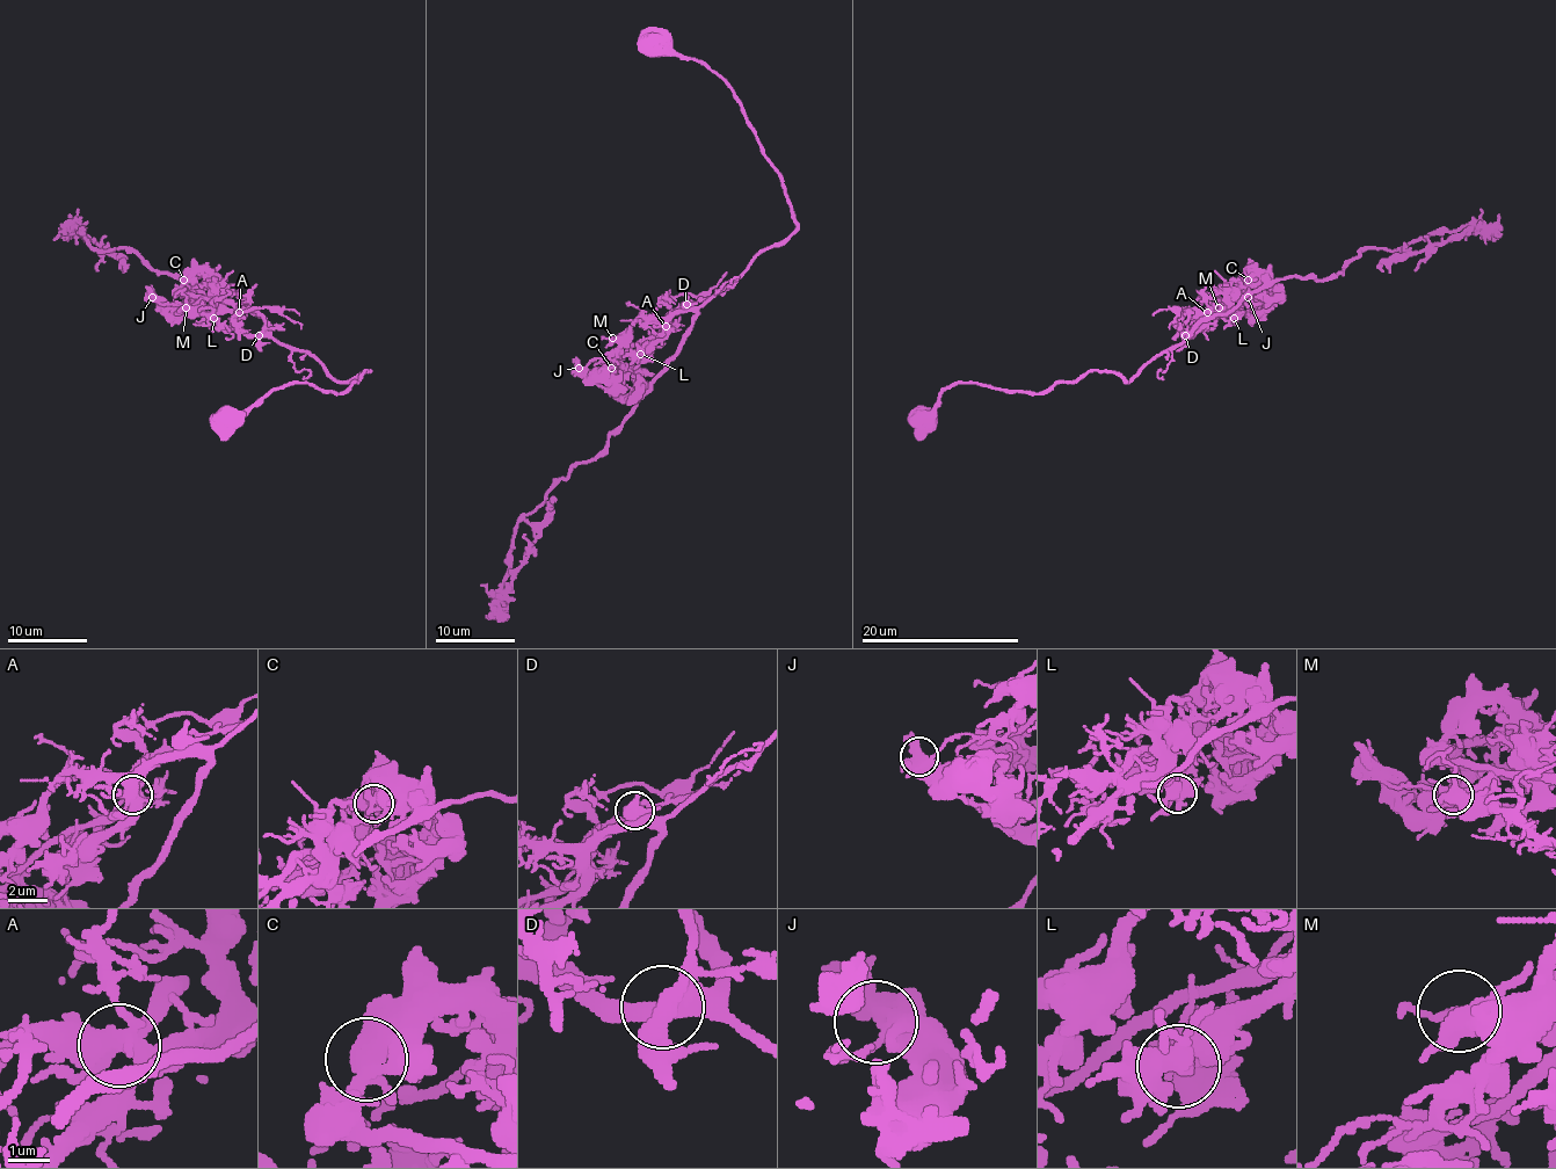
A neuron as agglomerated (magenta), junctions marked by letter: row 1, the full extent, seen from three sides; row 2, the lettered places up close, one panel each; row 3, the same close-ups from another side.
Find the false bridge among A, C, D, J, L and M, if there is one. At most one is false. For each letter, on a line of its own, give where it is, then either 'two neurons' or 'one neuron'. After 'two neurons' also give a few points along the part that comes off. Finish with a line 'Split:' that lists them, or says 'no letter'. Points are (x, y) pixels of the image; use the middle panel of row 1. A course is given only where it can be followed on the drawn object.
A: at (666, 326); two neurons; foreign part runs (667, 326), (609, 362), (625, 365), (634, 374), (631, 387), (605, 389), (573, 360)
C: at (611, 368); one neuron
D: at (686, 304); one neuron
J: at (579, 368); one neuron
L: at (640, 354); one neuron
M: at (612, 338); one neuron
Split: A

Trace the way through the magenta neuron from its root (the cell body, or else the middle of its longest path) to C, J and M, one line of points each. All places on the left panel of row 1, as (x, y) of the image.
C: (230, 416), (295, 383), (342, 392), (370, 371), (336, 380), (304, 351), (251, 335), (205, 285), (183, 280)
J: (230, 416), (295, 383), (342, 392), (370, 371), (336, 380), (304, 351), (222, 327), (203, 313), (152, 297)
M: (230, 416), (295, 383), (342, 392), (370, 371), (336, 380), (304, 351), (222, 327), (186, 307)

